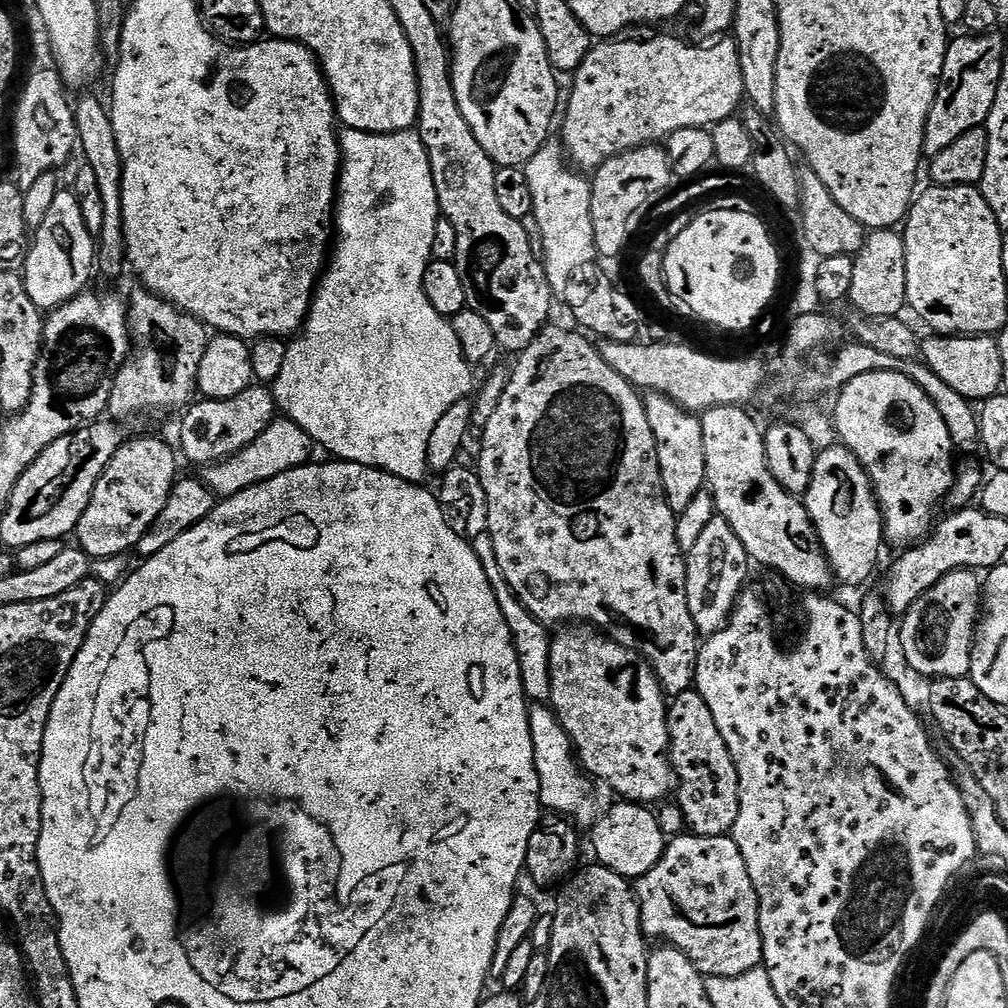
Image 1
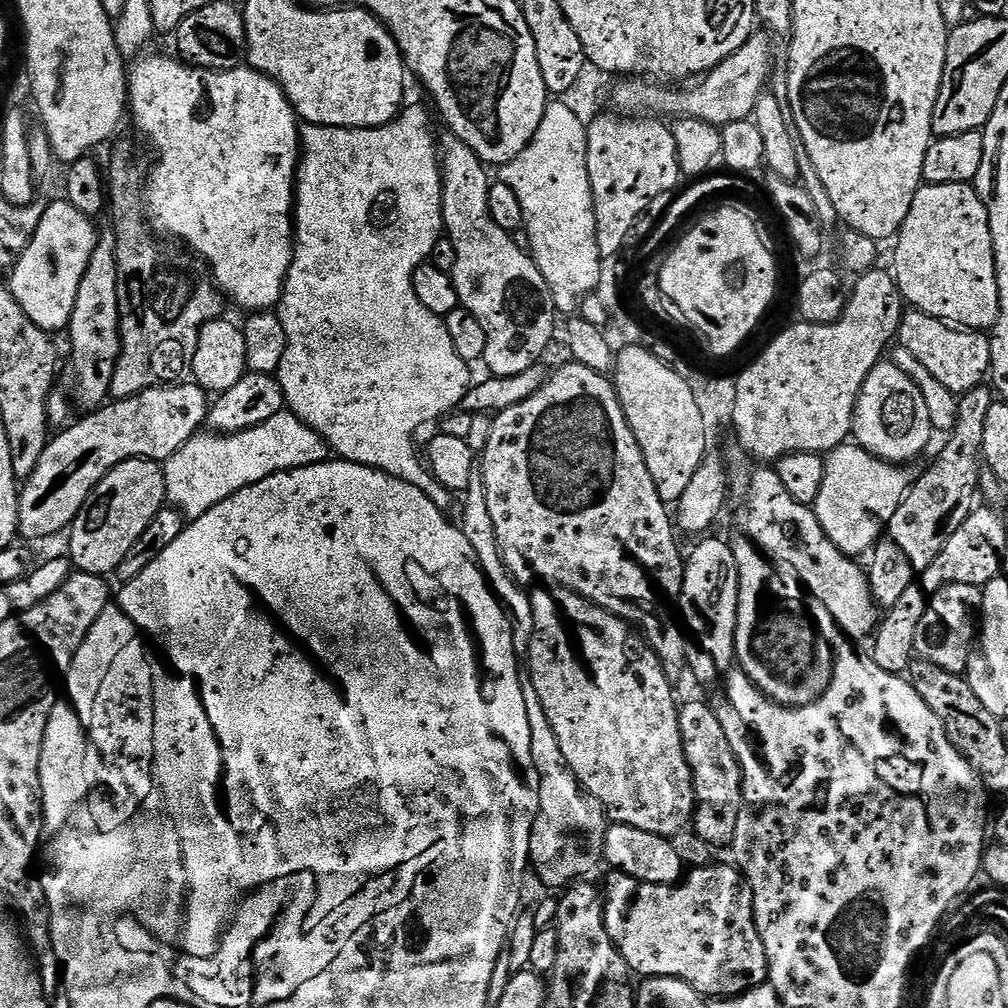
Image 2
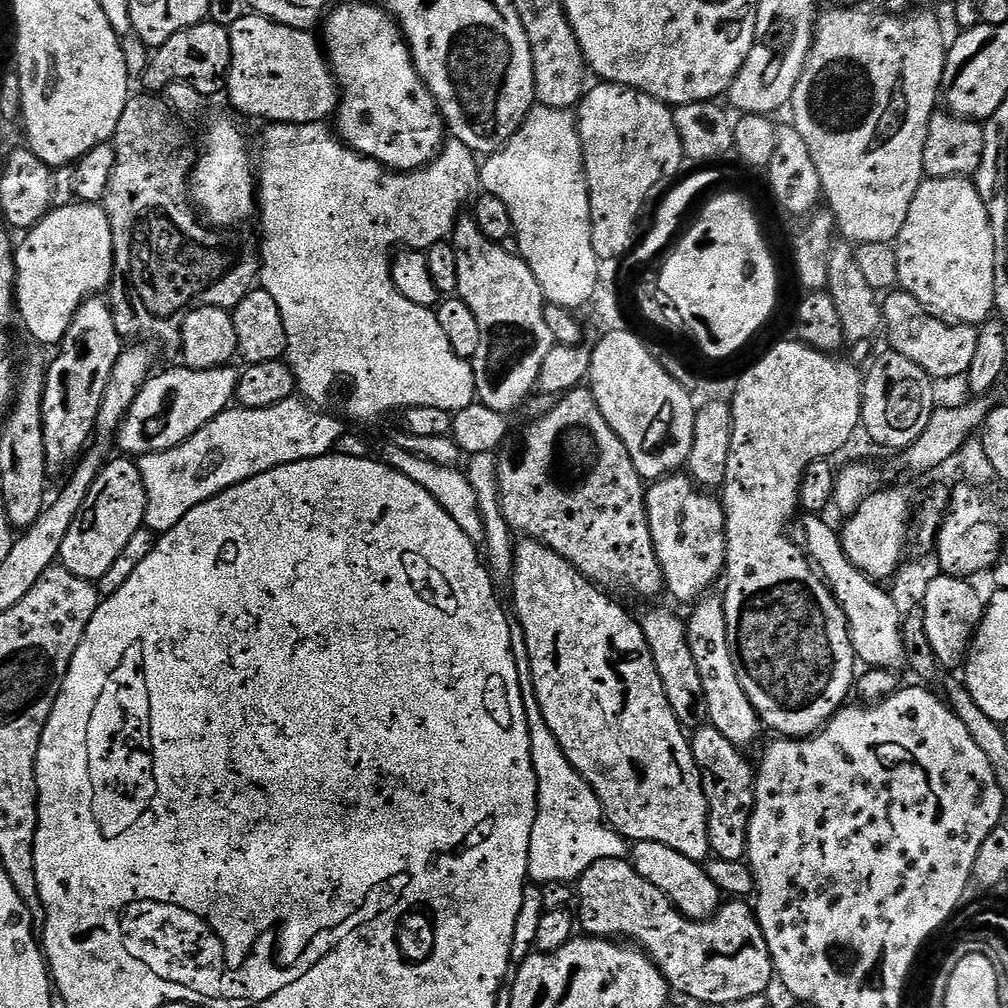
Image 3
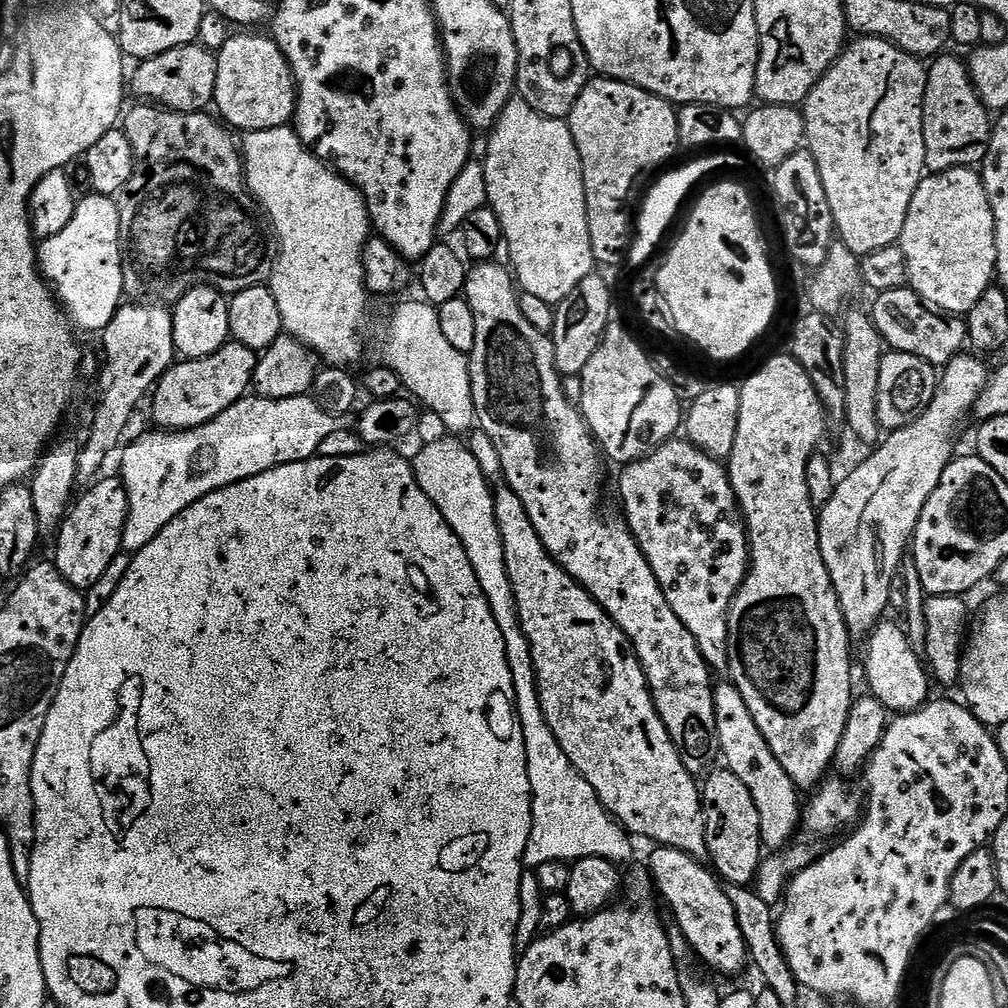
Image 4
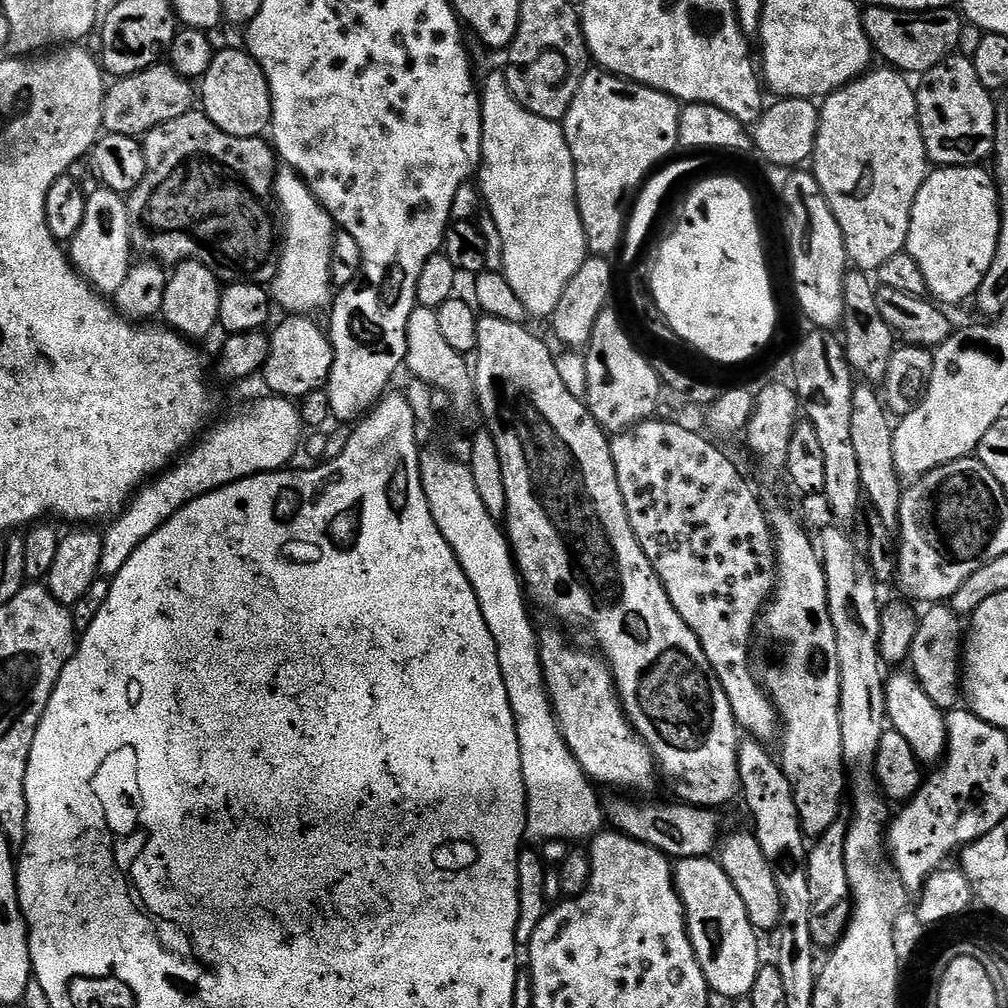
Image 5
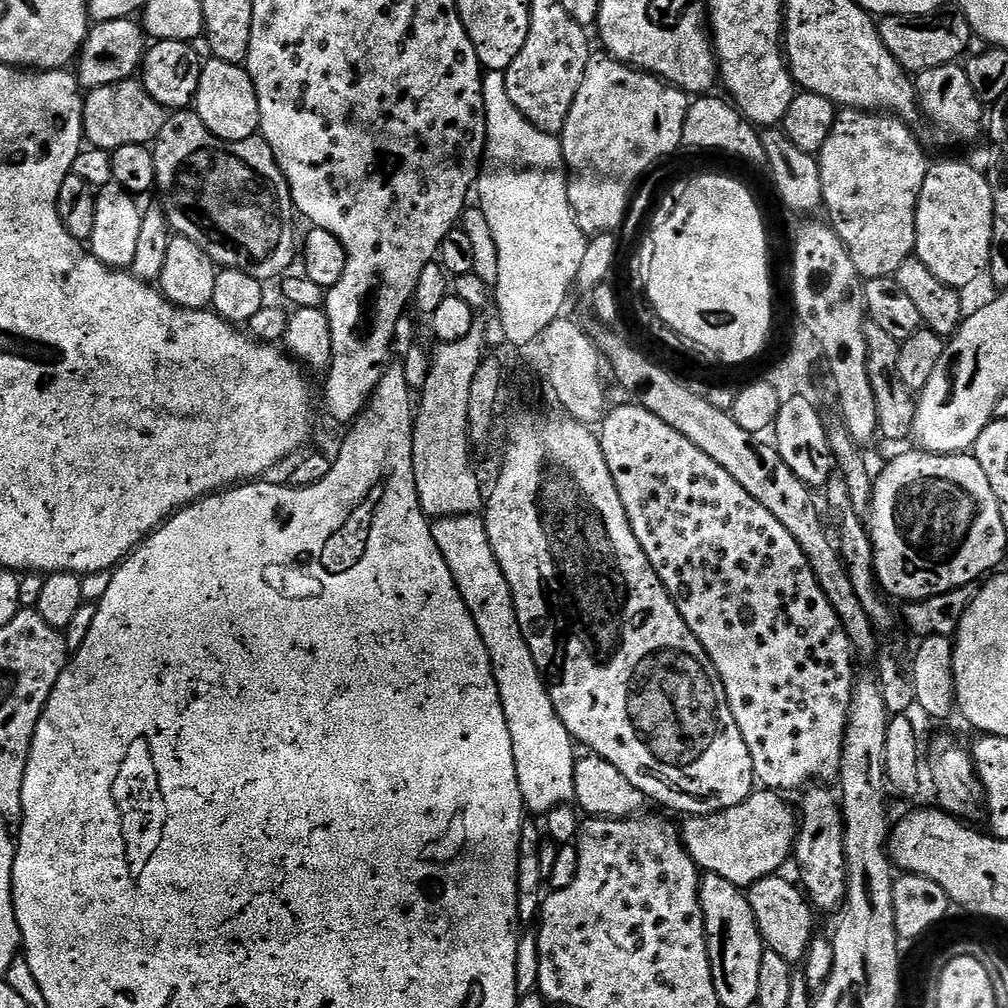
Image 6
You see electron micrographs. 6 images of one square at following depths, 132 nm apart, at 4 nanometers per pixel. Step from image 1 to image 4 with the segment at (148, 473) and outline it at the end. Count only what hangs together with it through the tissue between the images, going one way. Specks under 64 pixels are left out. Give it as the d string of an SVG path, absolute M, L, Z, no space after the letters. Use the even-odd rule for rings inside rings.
M100 478L87 489L84 497L77 499L69 508L64 523L55 537L54 563L62 578L74 588L86 590L102 578L106 566L122 552L122 530L128 517L128 499L124 481L119 478Z

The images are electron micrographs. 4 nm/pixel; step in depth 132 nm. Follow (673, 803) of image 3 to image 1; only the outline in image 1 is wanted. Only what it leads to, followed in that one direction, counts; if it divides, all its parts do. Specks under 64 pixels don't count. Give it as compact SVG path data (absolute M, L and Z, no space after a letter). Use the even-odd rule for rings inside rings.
M568 626L563 630L557 631L551 637L549 646L549 696L550 707L555 712L560 725L566 730L574 749L575 759L581 769L593 781L601 780L608 788L613 788L617 792L617 797L633 804L643 804L652 806L657 802L663 801L664 795L671 793L674 788L674 773L671 763L668 759L668 704L666 703L666 693L660 687L660 680L656 676L655 670L651 664L640 655L639 652L633 652L631 648L623 648L618 641L603 631L597 630L591 626Z

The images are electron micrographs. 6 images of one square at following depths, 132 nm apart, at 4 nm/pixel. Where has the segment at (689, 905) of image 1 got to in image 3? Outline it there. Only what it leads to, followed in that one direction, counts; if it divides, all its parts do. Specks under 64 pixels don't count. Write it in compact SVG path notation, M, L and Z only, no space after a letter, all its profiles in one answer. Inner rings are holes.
M602 858L602 862L594 862L594 866L575 881L574 916L581 933L597 938L619 938L639 946L656 963L675 995L677 992L680 996L689 996L700 1004L722 1006L726 1002L764 996L774 975L762 926L756 921L753 905L747 899L729 899L721 903L720 909L709 920L691 920L672 905L670 898L666 898L654 882L642 878L627 859Z

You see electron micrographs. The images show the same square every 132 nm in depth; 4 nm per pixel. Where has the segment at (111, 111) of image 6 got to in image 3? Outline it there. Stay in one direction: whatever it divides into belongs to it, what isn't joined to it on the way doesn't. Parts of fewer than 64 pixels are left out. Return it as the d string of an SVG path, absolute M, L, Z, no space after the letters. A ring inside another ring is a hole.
M205 22L195 24L170 38L163 46L151 53L148 69L144 71L142 83L147 91L152 94L159 93L159 88L167 84L189 84L196 92L204 96L212 96L216 91L225 87L228 71L232 65L232 51L228 29Z

